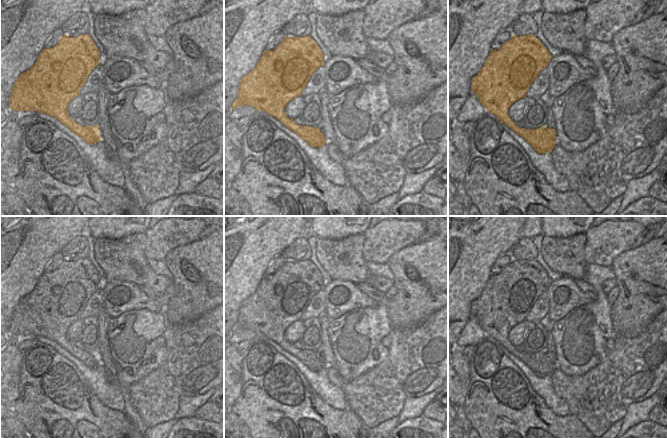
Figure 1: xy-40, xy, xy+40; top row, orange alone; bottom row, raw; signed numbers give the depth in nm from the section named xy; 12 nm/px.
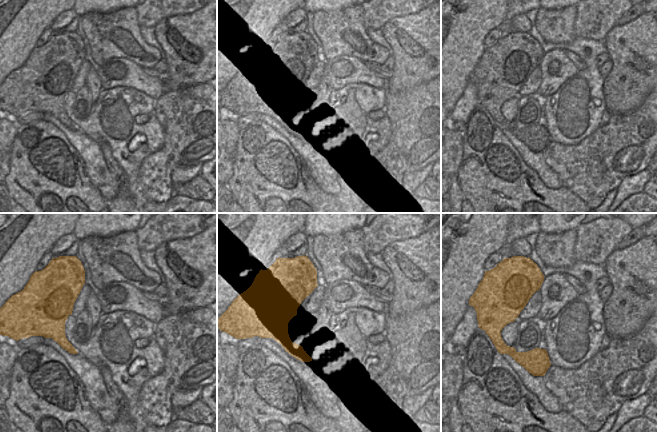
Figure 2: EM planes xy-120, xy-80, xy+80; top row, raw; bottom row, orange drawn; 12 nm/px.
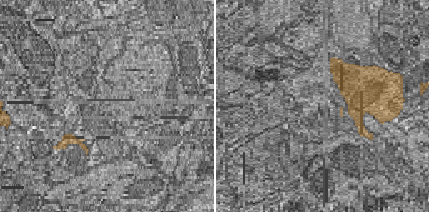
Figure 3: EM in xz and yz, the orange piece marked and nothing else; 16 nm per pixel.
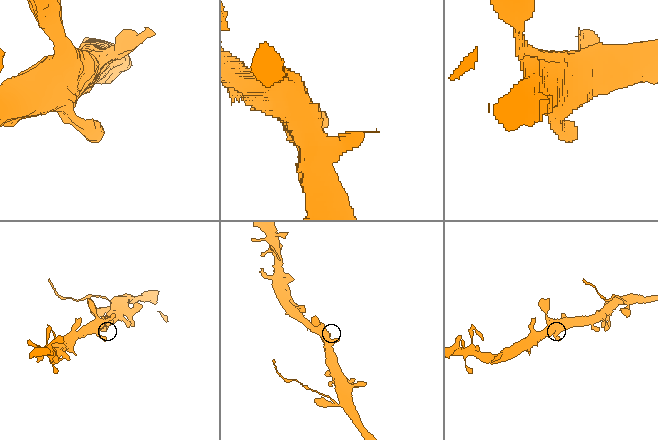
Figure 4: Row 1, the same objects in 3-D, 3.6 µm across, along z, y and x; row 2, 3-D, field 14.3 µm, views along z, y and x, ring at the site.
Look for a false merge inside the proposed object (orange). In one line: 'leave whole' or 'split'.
leave whole

